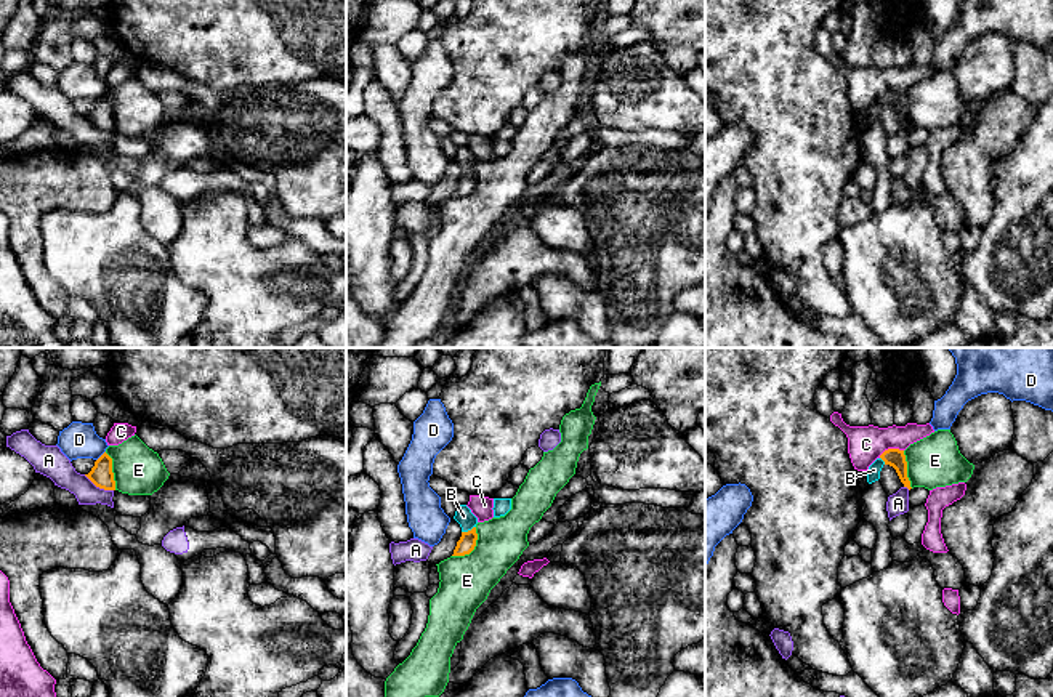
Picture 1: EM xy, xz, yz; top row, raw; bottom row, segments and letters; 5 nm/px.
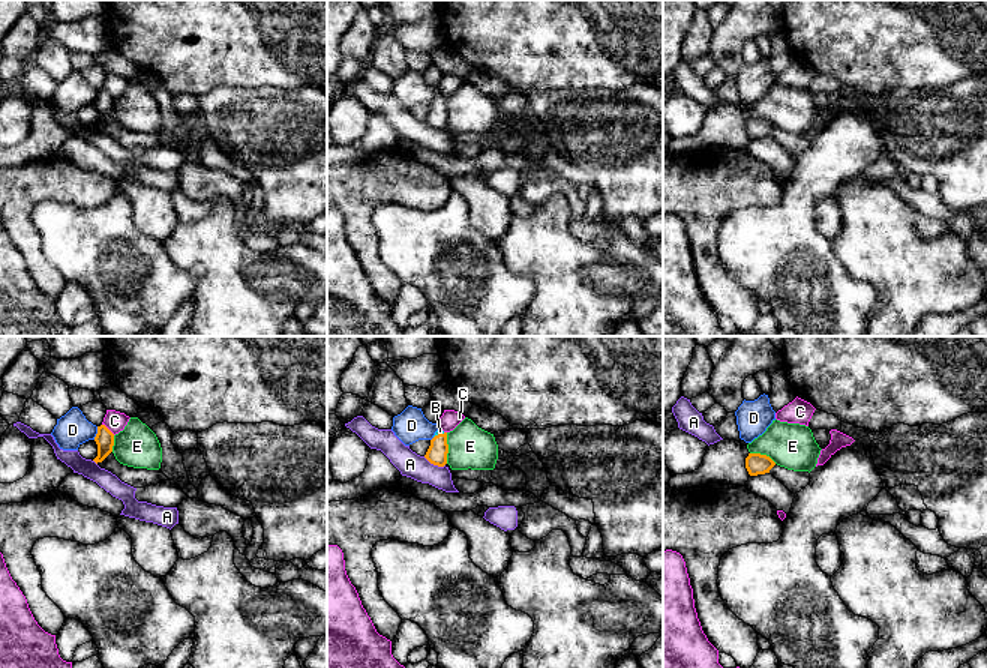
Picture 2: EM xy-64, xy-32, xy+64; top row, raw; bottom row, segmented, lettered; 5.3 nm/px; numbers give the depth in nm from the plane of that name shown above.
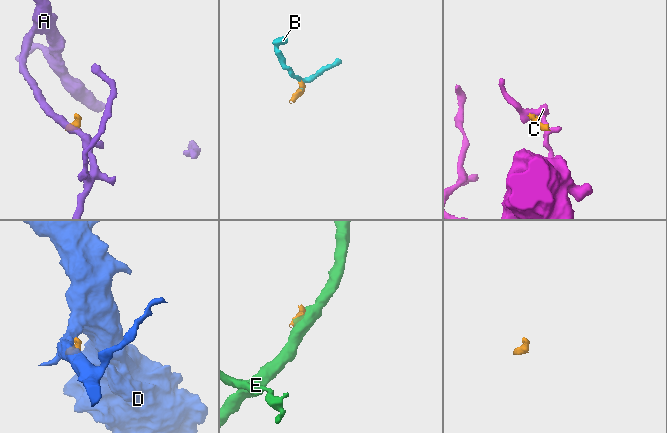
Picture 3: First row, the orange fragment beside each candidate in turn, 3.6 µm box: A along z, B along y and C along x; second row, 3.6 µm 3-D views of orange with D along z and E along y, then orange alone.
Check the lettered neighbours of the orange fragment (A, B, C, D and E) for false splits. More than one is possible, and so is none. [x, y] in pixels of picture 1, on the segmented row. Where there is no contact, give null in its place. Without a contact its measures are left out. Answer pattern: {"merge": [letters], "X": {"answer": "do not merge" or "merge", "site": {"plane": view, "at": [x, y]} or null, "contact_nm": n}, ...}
{"merge": ["B"], "A": {"answer": "do not merge", "site": {"plane": "xy", "at": [98, 486]}, "contact_nm": 170}, "B": {"answer": "merge", "site": {"plane": "xz", "at": [468, 531]}, "contact_nm": 80}, "C": {"answer": "do not merge", "site": {"plane": "yz", "at": [890, 449]}, "contact_nm": 130}, "D": {"answer": "do not merge", "site": {"plane": "xy", "at": [101, 455]}, "contact_nm": 70}, "E": {"answer": "do not merge", "site": {"plane": "xz", "at": [473, 548]}, "contact_nm": 200}}

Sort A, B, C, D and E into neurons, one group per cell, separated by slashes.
A / B / C / D / E

